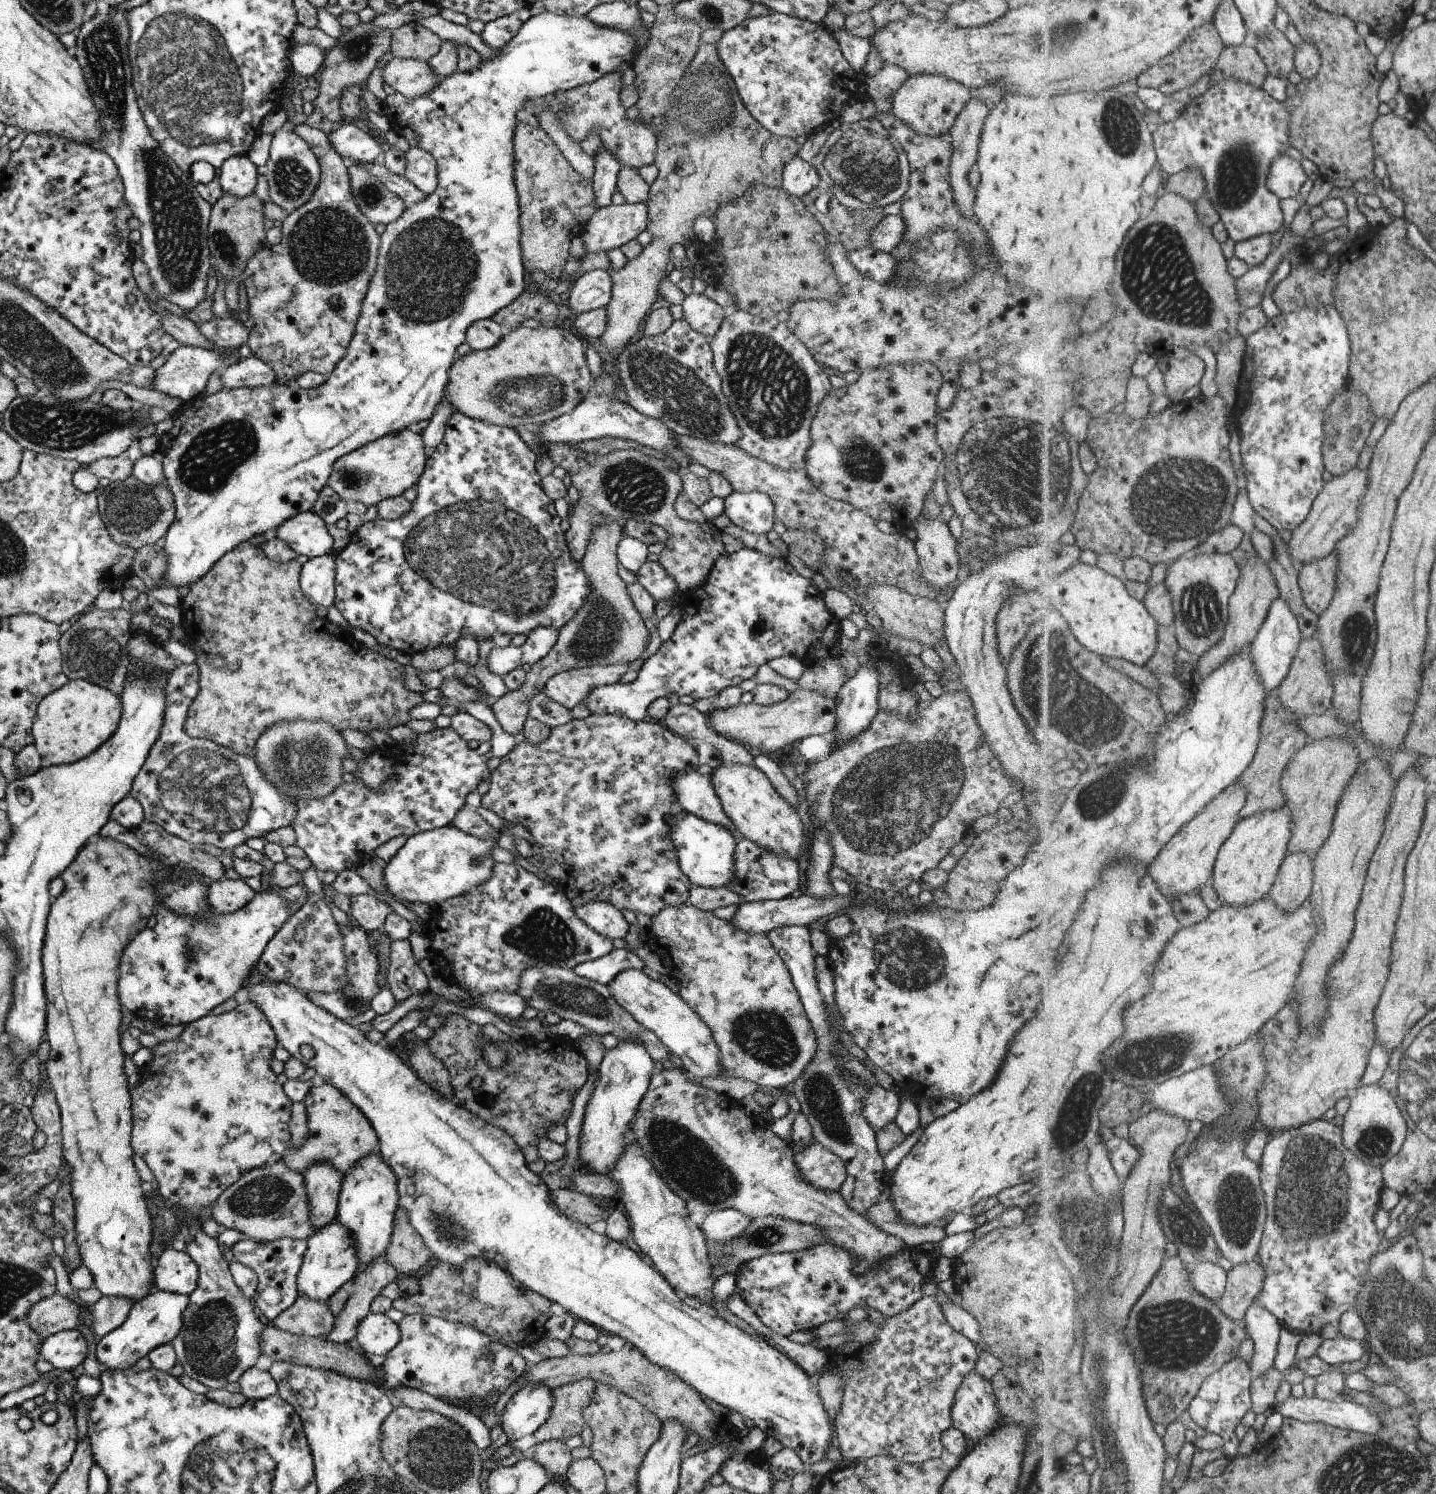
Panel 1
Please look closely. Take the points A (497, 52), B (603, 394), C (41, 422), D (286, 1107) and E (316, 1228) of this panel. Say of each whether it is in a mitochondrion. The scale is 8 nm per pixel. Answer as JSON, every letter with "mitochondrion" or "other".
{"A":"other","B":"other","C":"mitochondrion","D":"other","E":"other"}

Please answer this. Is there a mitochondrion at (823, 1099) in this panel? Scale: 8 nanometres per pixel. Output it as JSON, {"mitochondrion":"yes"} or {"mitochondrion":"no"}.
{"mitochondrion":"yes"}

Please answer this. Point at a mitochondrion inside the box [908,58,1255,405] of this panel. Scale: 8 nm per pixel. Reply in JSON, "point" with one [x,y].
{"point":[1160,278]}

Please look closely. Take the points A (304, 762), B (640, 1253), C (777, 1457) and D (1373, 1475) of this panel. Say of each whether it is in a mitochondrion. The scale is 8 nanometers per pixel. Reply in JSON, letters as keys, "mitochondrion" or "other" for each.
{"A":"mitochondrion","B":"other","C":"other","D":"mitochondrion"}

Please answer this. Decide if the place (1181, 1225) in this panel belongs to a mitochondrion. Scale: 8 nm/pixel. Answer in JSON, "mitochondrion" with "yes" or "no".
{"mitochondrion":"yes"}

